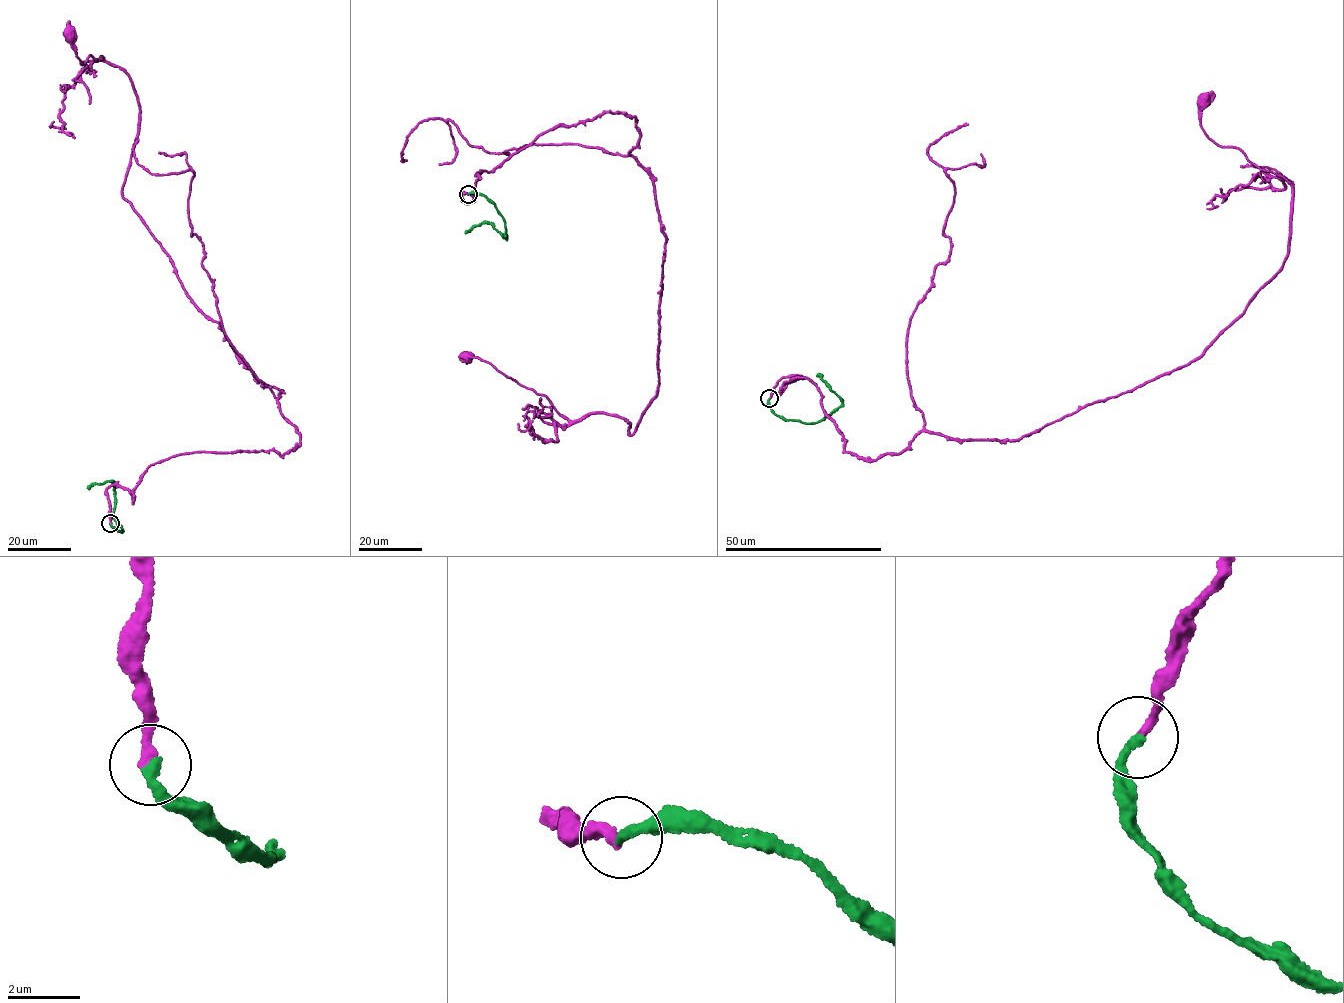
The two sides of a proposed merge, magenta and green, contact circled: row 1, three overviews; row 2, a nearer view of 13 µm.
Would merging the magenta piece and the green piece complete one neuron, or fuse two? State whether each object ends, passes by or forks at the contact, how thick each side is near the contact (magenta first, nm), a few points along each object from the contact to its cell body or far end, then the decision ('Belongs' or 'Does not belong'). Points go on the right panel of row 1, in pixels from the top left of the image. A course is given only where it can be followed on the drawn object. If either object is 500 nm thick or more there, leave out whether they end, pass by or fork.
At the ring magenta ends. At the ring green ends. Thickness 240 nm (magenta) against 280 nm. Course of magenta: (770, 398), (805, 377), (869, 461), (924, 430), (1015, 440), (1201, 357), (1279, 271), (1293, 200), (1202, 101). Course of green: (770, 398), (772, 411), (787, 420), (807, 423), (821, 420), (840, 406), (842, 398), (816, 375). Belongs

